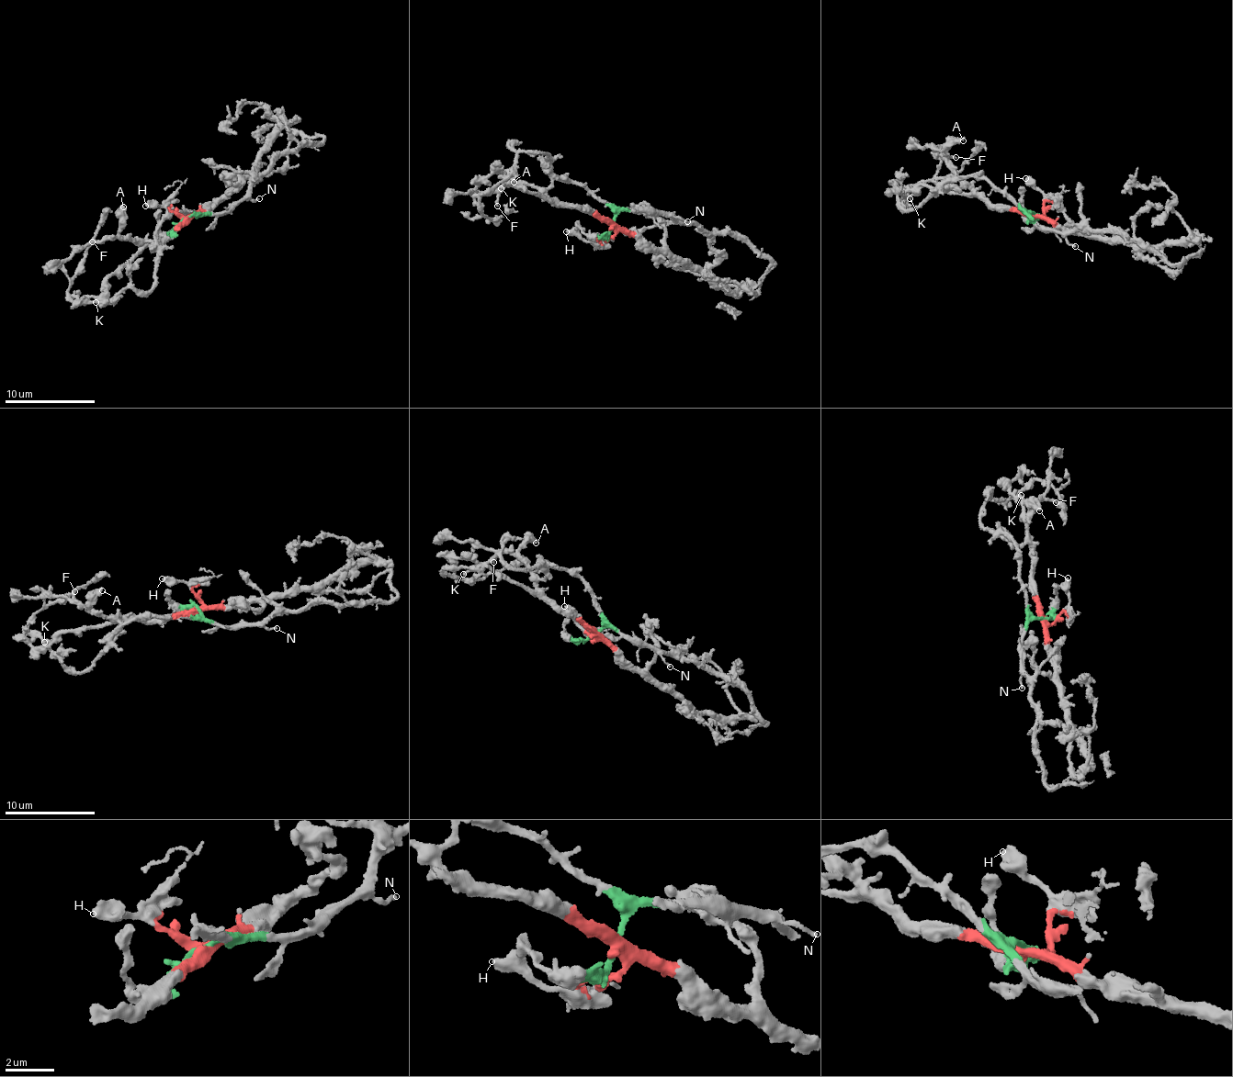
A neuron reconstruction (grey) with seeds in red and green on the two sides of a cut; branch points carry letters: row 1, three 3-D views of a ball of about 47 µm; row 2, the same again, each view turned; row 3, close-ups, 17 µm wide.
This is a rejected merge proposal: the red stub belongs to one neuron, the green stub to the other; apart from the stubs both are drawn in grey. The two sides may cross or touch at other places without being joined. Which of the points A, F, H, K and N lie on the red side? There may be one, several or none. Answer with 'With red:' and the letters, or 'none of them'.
With red: A, F, H, K

